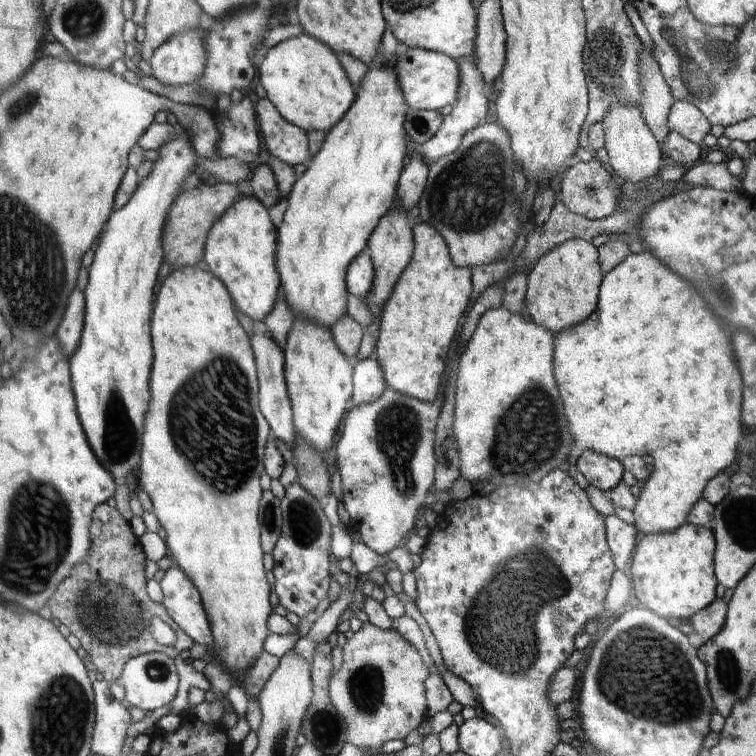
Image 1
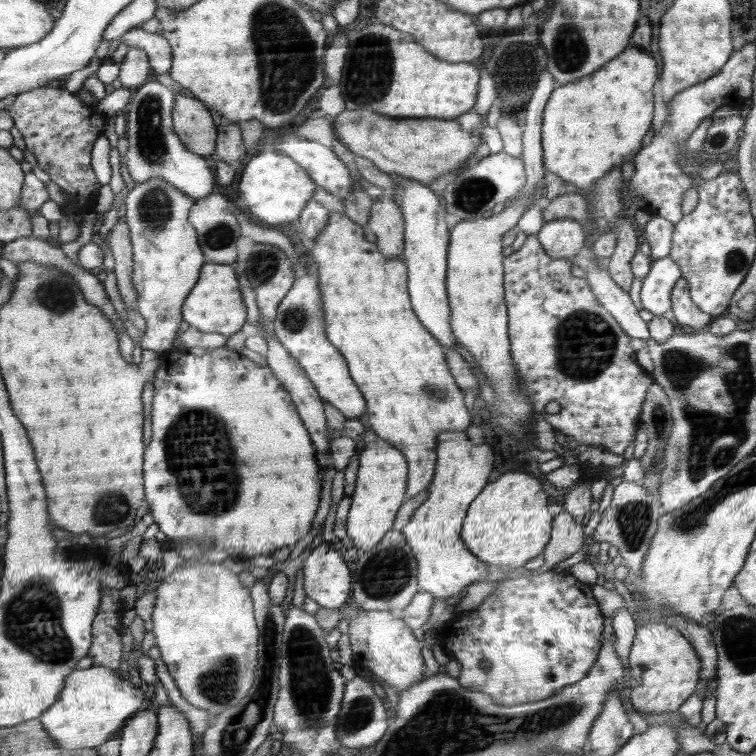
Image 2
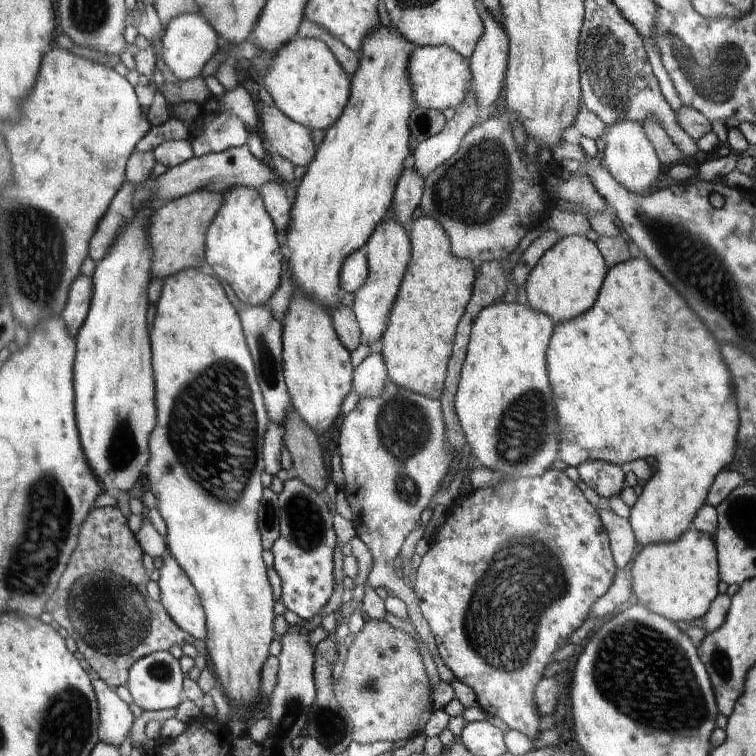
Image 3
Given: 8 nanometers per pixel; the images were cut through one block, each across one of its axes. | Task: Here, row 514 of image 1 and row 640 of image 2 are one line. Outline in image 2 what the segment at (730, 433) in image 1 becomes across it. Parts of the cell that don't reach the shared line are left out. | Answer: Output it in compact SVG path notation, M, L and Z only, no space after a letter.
M643 621L636 629L629 654L629 700L646 720L649 714L676 712L680 705L694 694L701 679L702 662L692 642L675 626L666 621Z

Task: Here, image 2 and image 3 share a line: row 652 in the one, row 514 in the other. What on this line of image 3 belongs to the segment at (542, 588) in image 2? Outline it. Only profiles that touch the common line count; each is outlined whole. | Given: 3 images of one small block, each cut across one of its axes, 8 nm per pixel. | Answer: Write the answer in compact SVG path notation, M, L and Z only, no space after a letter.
M562 467L543 472L540 476L520 477L513 480L516 496L512 500L500 500L492 487L475 489L468 494L468 498L461 506L454 506L446 517L446 521L434 533L429 541L429 550L421 557L420 565L413 570L411 587L416 593L422 616L428 622L435 638L437 652L450 668L456 679L474 690L479 707L489 715L498 716L504 726L517 732L523 732L533 741L537 739L538 727L542 713L536 702L536 688L542 682L542 672L550 662L552 654L558 646L578 628L584 624L589 616L592 605L598 598L604 596L612 586L618 566L615 564L614 554L611 552L610 536L605 528L599 512L590 506L584 498L580 488L568 478Z

